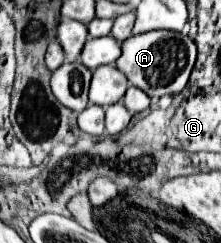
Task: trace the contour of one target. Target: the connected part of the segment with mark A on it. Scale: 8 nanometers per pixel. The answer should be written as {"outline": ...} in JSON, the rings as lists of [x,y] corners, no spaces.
{"outline":[[[151,30],[139,36],[131,36],[121,44],[117,68],[133,86],[141,88],[149,98],[161,98],[165,94],[179,94],[185,88],[195,66],[195,58],[197,46],[189,36],[171,30]]]}

